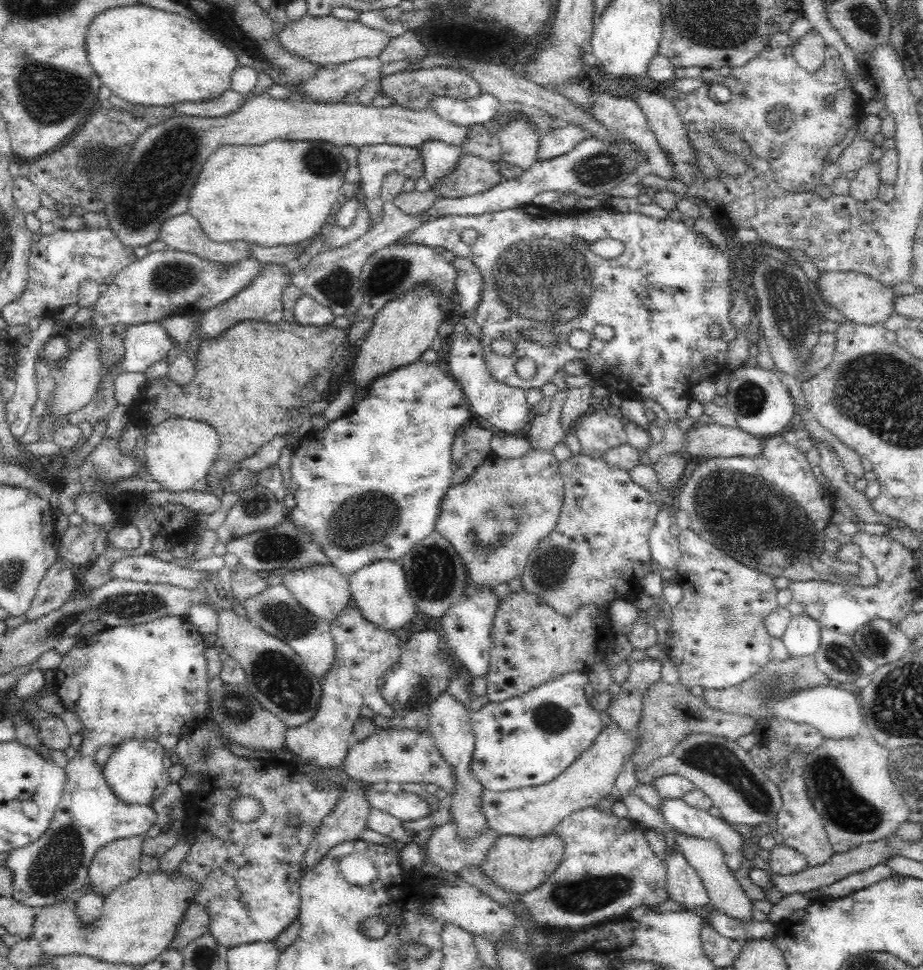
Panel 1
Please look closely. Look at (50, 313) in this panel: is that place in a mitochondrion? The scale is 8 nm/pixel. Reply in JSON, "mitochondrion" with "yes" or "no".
{"mitochondrion":"no"}

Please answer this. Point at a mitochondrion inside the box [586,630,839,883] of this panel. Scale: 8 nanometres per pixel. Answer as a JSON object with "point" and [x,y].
{"point":[713,758]}

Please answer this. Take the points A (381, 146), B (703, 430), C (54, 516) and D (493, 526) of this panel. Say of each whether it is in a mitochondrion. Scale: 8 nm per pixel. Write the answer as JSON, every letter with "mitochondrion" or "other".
{"A":"other","B":"other","C":"other","D":"mitochondrion"}

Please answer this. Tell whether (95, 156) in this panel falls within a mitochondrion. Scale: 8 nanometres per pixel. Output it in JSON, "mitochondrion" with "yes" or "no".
{"mitochondrion":"yes"}

